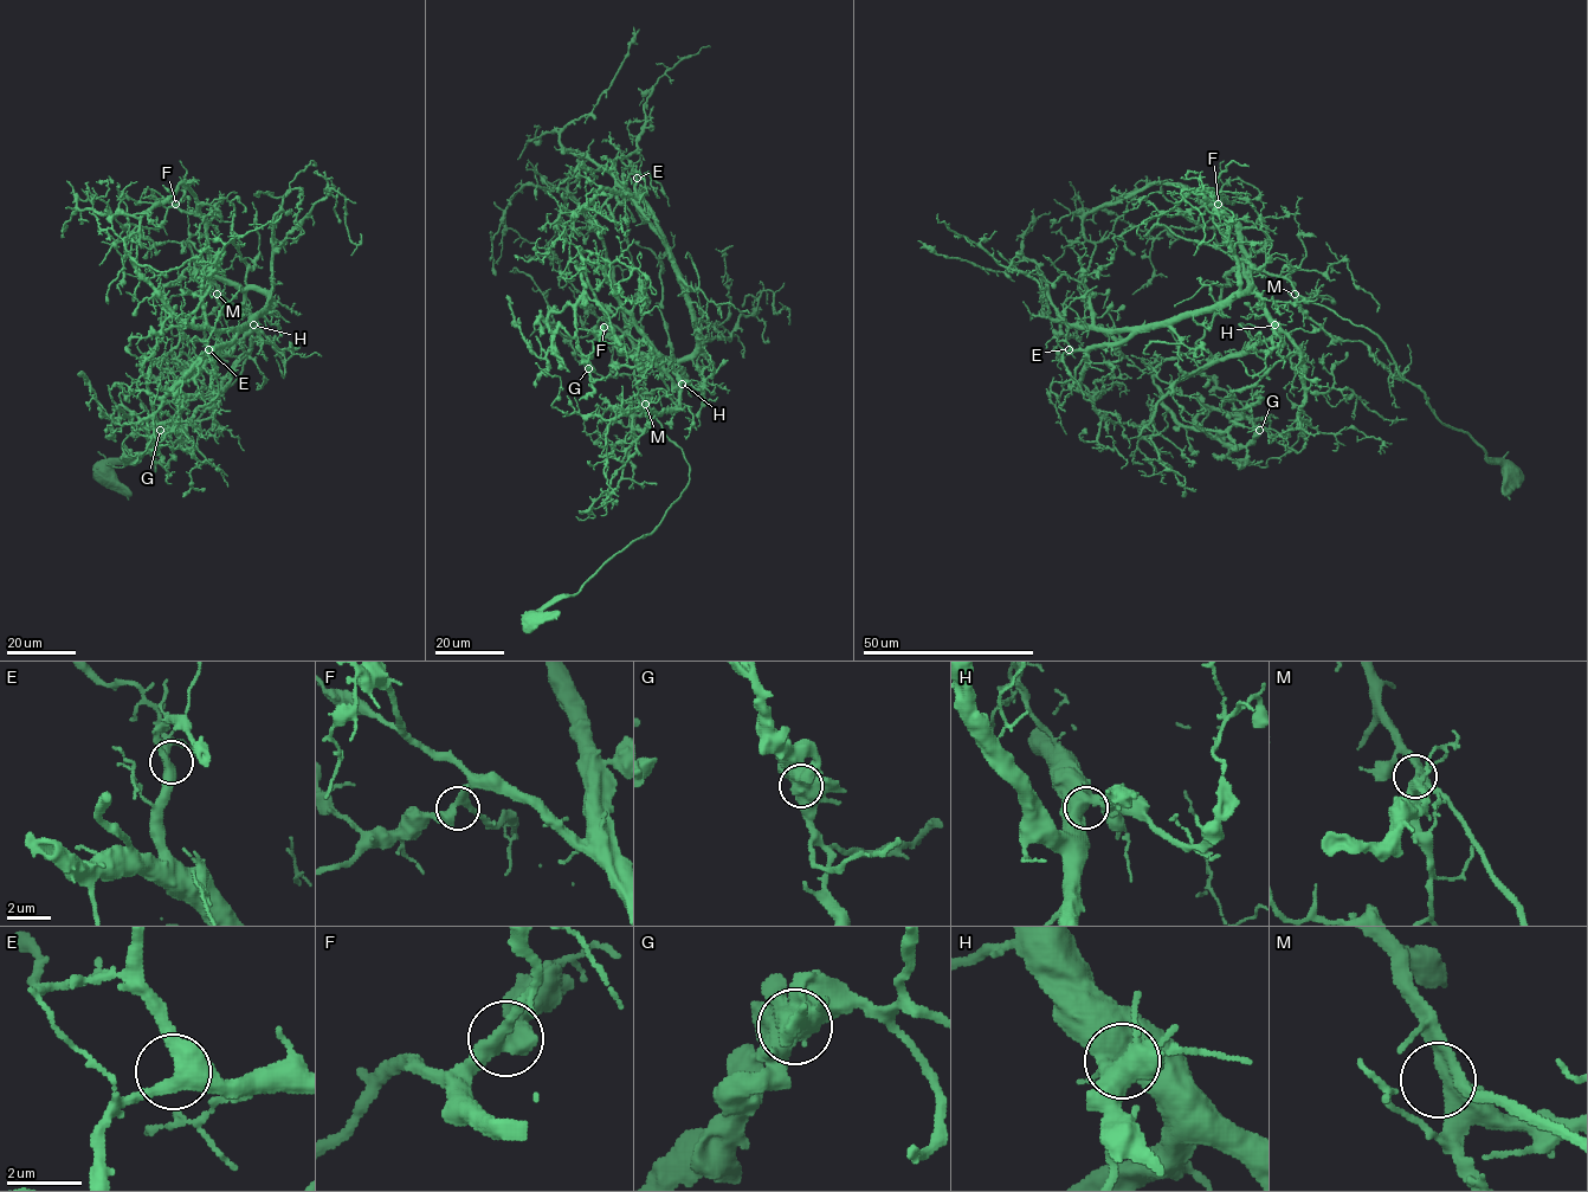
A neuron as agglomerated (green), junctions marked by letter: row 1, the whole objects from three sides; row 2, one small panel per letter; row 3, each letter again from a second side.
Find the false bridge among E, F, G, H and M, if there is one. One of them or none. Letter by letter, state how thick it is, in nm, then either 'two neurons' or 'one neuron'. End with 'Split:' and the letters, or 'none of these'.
E: 440 nm thick; one neuron
F: 380 nm thick; one neuron
G: 700 nm thick; one neuron
H: 500 nm thick; one neuron
M: 380 nm thick; one neuron
Split: none of these

